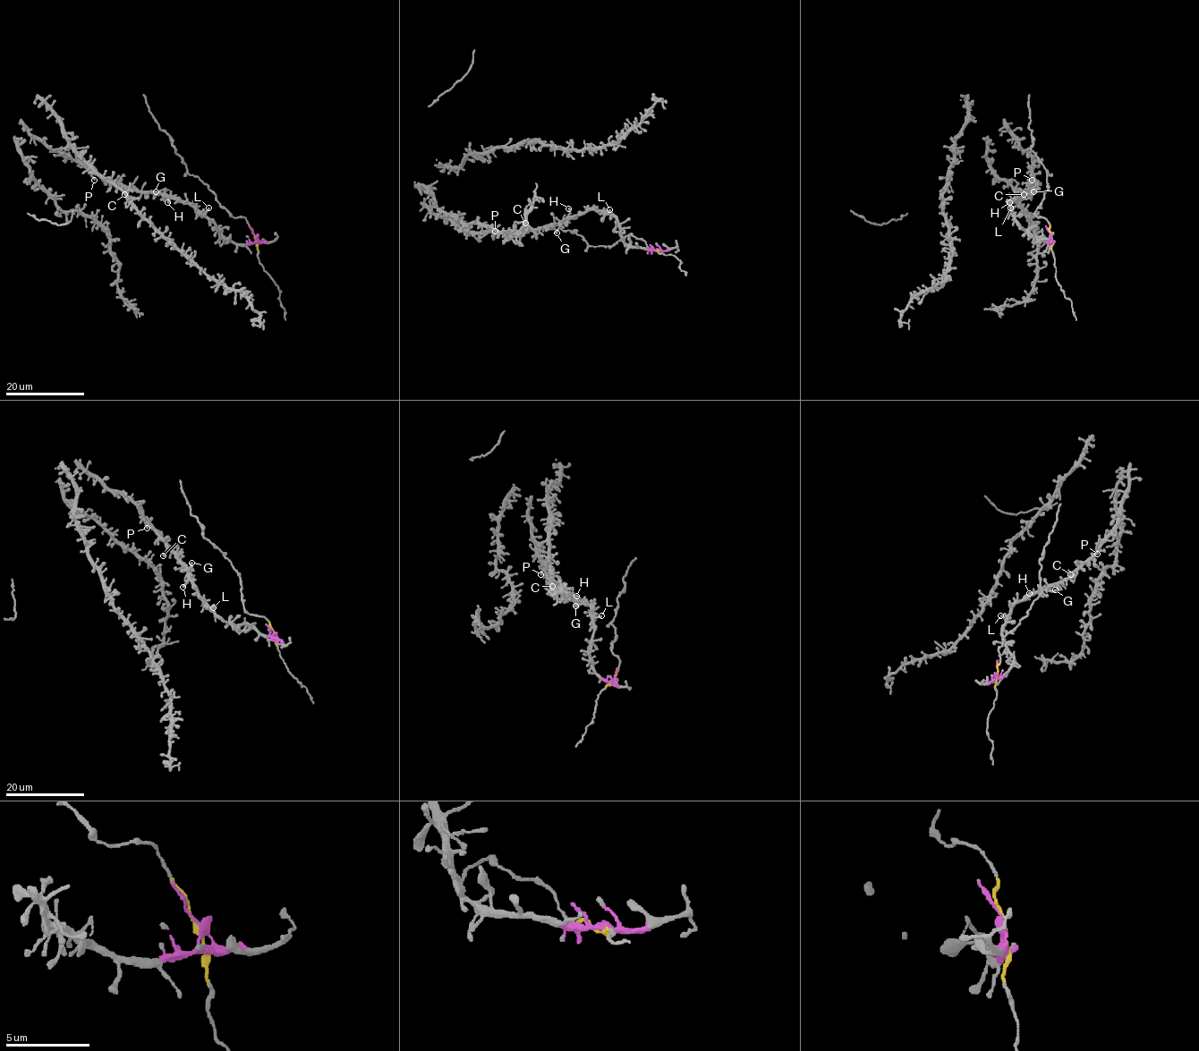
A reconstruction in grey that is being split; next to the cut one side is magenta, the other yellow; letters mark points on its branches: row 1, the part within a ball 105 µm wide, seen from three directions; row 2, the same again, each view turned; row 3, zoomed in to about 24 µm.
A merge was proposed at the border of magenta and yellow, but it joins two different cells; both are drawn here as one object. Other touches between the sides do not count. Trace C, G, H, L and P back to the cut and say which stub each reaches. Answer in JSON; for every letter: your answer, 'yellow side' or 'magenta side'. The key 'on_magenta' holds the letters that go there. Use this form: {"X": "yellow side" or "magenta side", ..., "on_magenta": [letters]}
{"C": "magenta side", "G": "magenta side", "H": "magenta side", "L": "magenta side", "P": "magenta side", "on_magenta": ["C", "G", "H", "L", "P"]}

